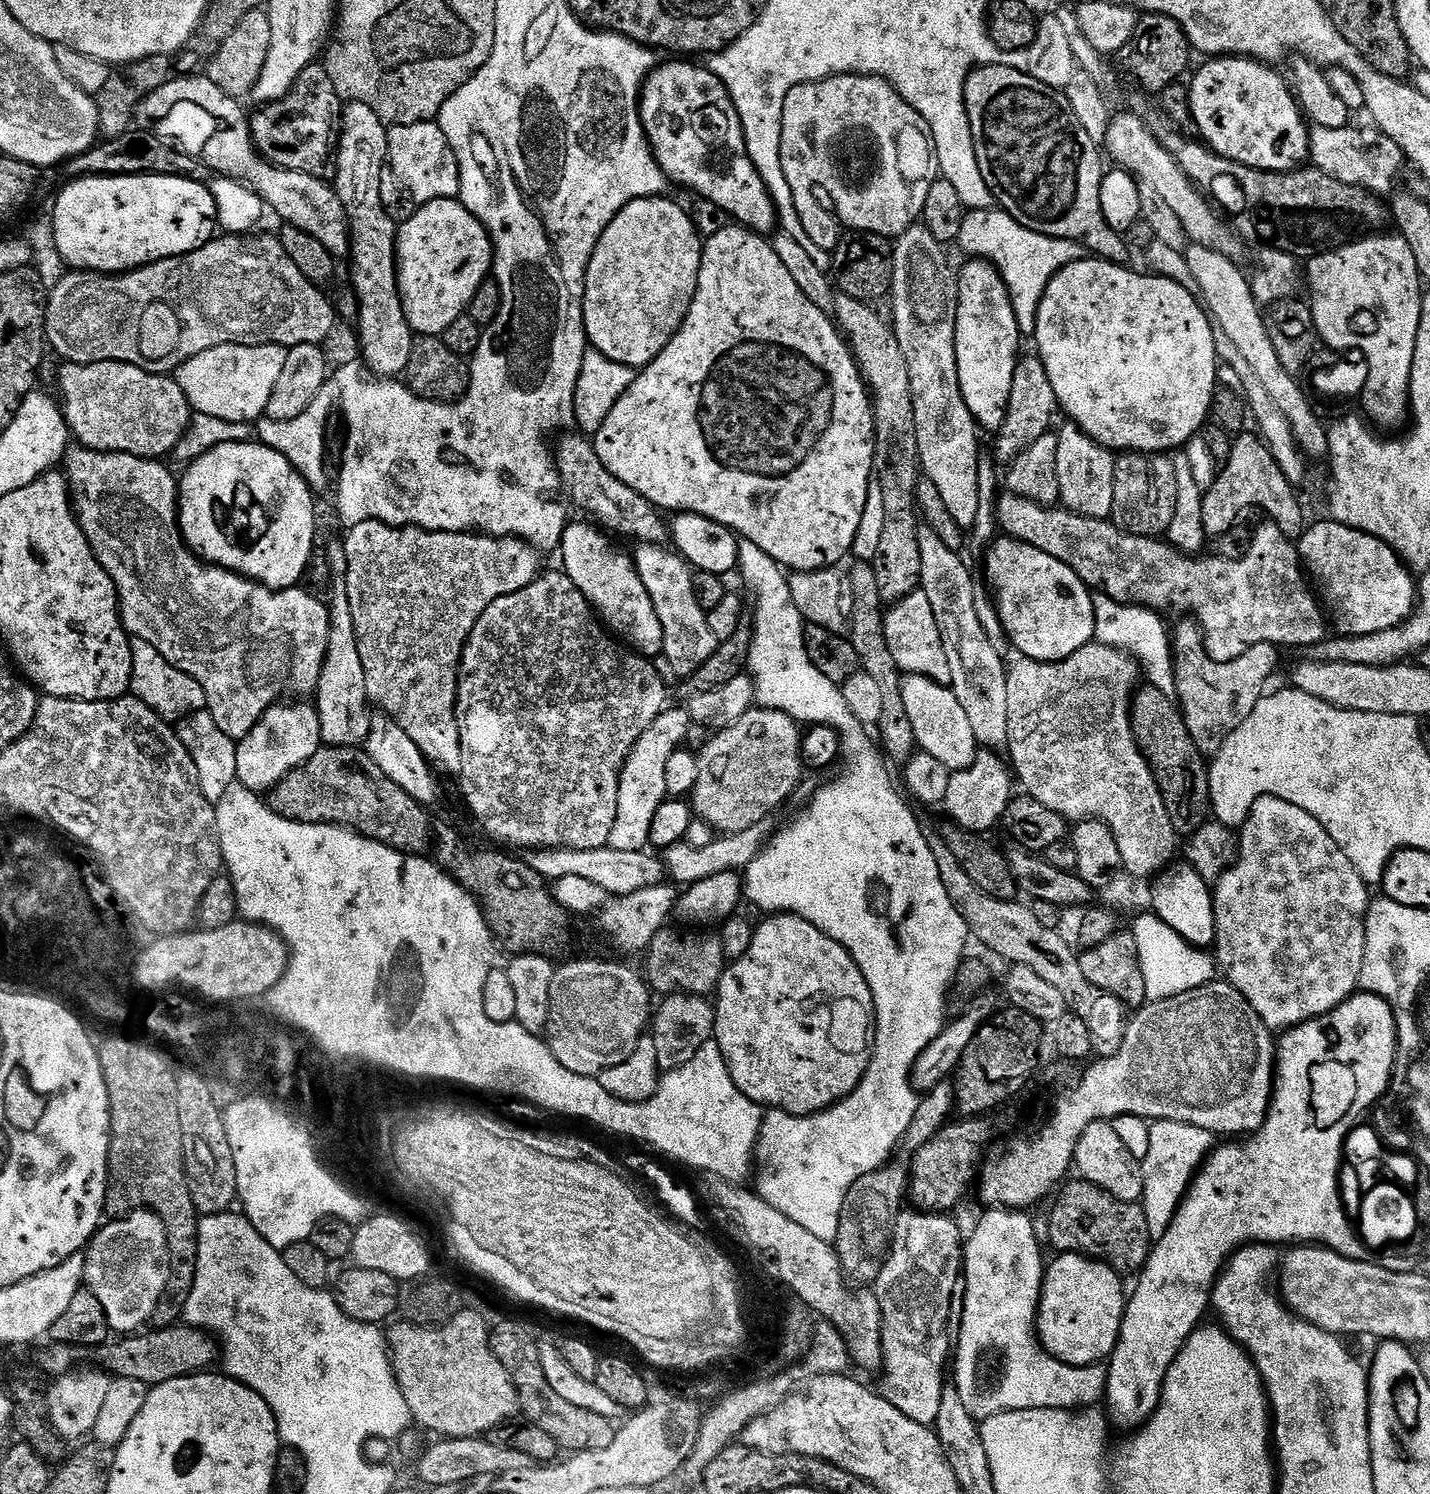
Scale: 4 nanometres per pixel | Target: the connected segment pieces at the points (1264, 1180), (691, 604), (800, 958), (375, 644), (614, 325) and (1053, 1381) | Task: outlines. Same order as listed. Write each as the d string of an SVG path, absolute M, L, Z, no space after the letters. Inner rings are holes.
M1366 991L1356 992L1348 997L1346 1003L1339 1004L1334 1011L1327 1012L1325 1016L1318 1016L1315 1020L1306 1020L1302 1024L1297 1024L1281 1035L1284 1037L1280 1040L1280 1057L1276 1060L1276 1068L1274 1067L1274 1095L1270 1101L1268 1119L1255 1134L1249 1135L1243 1142L1221 1143L1224 1145L1221 1148L1219 1145L1205 1159L1202 1167L1197 1171L1183 1203L1176 1214L1171 1217L1170 1223L1172 1225L1169 1226L1164 1237L1161 1238L1160 1245L1157 1243L1151 1249L1147 1264L1142 1269L1144 1277L1141 1278L1136 1293L1133 1296L1131 1293L1130 1299L1127 1301L1124 1325L1120 1328L1120 1342L1116 1345L1116 1351L1111 1357L1110 1365L1112 1364L1112 1369L1108 1372L1109 1409L1107 1408L1107 1411L1110 1413L1111 1423L1113 1420L1120 1428L1136 1430L1147 1424L1149 1418L1155 1414L1156 1408L1160 1404L1160 1395L1164 1389L1164 1379L1170 1370L1170 1366L1176 1361L1177 1354L1184 1349L1184 1345L1187 1344L1192 1333L1201 1327L1202 1321L1200 1321L1200 1318L1203 1316L1204 1310L1208 1310L1210 1306L1210 1289L1215 1285L1226 1257L1237 1251L1241 1246L1247 1245L1249 1242L1281 1246L1280 1244L1286 1243L1287 1240L1298 1240L1294 1242L1299 1242L1304 1246L1323 1246L1351 1260L1371 1261L1368 1252L1360 1246L1358 1235L1354 1234L1352 1223L1344 1222L1343 1213L1340 1212L1339 1201L1342 1198L1342 1175L1340 1176L1340 1171L1342 1171L1342 1165L1338 1163L1338 1148L1340 1148L1340 1135L1344 1135L1348 1126L1353 1124L1354 1119L1365 1115L1367 1110L1371 1109L1368 1107L1380 1096L1380 1080L1391 1078L1392 1067L1395 1066L1396 1060L1398 1061L1398 1016L1395 1016L1391 1006L1393 1005L1381 996Z
M641 543L639 547L634 552L635 564L664 627L663 655L669 656L682 671L692 674L714 655L718 647L716 636L708 625L708 612L696 597L693 569L684 556L672 550L667 552L667 547L650 543Z
M778 914L773 915L764 925L756 928L750 950L741 960L735 961L730 970L720 979L718 997L714 1000L716 1010L716 1031L714 1039L720 1044L725 1061L732 1072L733 1080L741 1092L754 1103L767 1106L772 1110L793 1112L796 1116L813 1116L815 1112L824 1112L840 1100L845 1100L854 1089L864 1081L864 1075L871 1064L874 1045L874 1001L868 979L856 965L856 959L838 940L832 940L824 932L819 932L808 920L801 924L788 924Z
M361 520L353 523L348 538L343 539L344 550L348 558L348 592L353 612L353 629L358 638L362 665L366 670L368 695L373 705L381 704L387 715L400 724L406 734L417 744L418 748L437 769L445 768L448 772L459 773L464 766L464 745L462 743L462 724L458 719L458 685L462 680L462 661L464 647L468 644L468 635L474 630L478 618L498 598L514 594L526 586L530 586L541 575L541 553L529 541L515 536L493 536L477 534L472 530L462 532L430 532L427 528L396 528L385 524L383 520Z
M645 198L643 200L632 200L616 217L606 226L606 230L600 235L600 241L596 243L594 254L588 263L588 273L584 279L584 328L588 332L588 343L593 349L601 352L607 359L612 359L616 363L627 364L635 370L643 369L645 366L660 357L660 351L676 331L680 329L685 316L688 315L688 307L692 305L692 300L696 296L696 287L700 281L700 254L702 251L702 236L696 233L696 228L692 225L692 220L675 204L672 200L665 198Z
M993 1207L981 1218L980 1225L972 1232L972 1237L969 1235L966 1240L964 1315L962 1339L954 1348L954 1368L956 1364L954 1387L962 1398L962 1404L977 1422L986 1421L994 1414L1010 1410L1047 1408L1084 1410L1089 1407L1084 1395L1096 1388L1091 1367L1073 1368L1049 1352L1038 1339L1036 1318L1040 1310L1040 1290L1044 1287L1046 1260L1040 1257L1040 1240L1036 1237L1036 1228L1032 1225L1031 1218L1024 1215L1028 1214L1020 1210ZM987 1352L997 1352L1004 1359L1004 1369L1000 1372L1000 1381L997 1382L993 1392L980 1392L980 1359Z

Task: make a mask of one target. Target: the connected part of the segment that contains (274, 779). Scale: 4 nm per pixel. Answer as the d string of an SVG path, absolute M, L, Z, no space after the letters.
M308 702L286 705L271 706L244 740L237 743L237 781L245 788L257 792L271 791L289 773L312 758L323 745L317 709Z

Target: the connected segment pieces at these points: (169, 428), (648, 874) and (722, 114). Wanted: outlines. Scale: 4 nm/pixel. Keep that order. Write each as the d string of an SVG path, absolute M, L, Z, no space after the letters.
M107 360L97 364L65 363L60 372L64 391L62 409L71 435L96 452L123 452L126 456L164 458L183 438L194 409L179 379L148 372L137 364Z
M611 846L590 851L545 848L537 849L533 856L534 861L531 861L530 866L547 881L555 882L562 877L582 877L594 882L595 885L602 886L612 896L637 893L642 888L660 885L665 883L668 876L665 861L661 857L650 855L647 851L614 850Z
M672 58L669 64L661 63L648 73L640 97L639 121L643 131L648 134L656 162L665 176L674 184L684 188L693 188L704 200L709 200L716 208L729 212L737 225L760 234L768 234L776 220L777 201L774 199L752 156L748 152L748 143L744 137L744 124L738 114L738 102L730 94L711 67L699 68L691 64L688 58Z

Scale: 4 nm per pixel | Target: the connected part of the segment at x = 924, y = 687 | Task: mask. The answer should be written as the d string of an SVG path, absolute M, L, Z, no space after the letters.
M908 674L903 677L900 688L912 716L919 751L929 752L938 763L945 764L951 770L963 770L976 763L978 743L970 719L953 689L944 686L941 681L931 680L929 676Z

